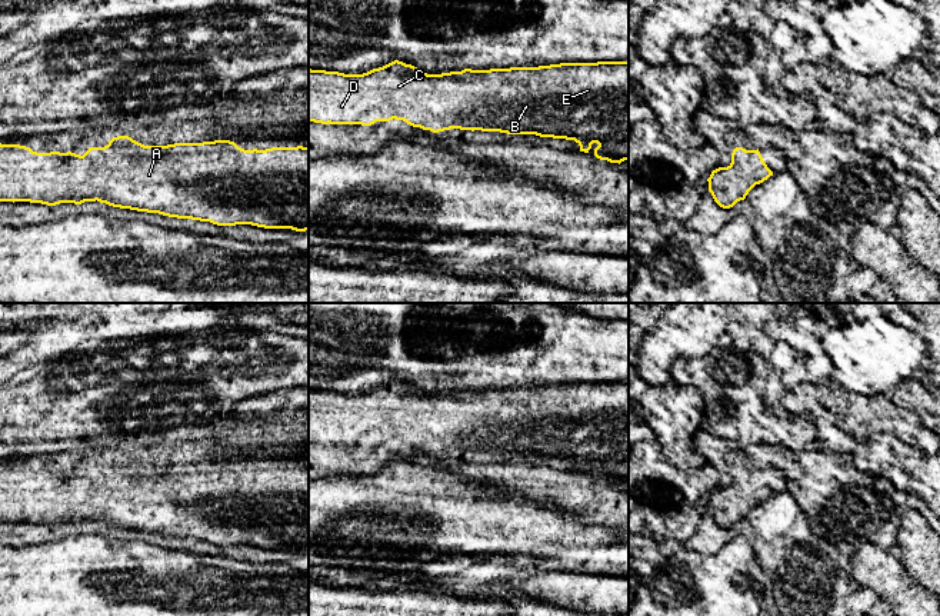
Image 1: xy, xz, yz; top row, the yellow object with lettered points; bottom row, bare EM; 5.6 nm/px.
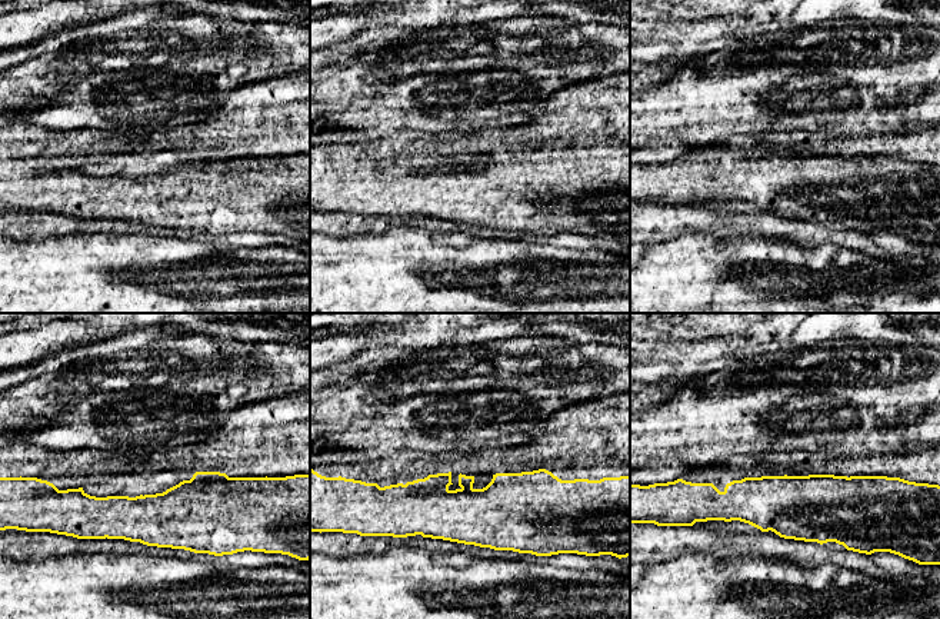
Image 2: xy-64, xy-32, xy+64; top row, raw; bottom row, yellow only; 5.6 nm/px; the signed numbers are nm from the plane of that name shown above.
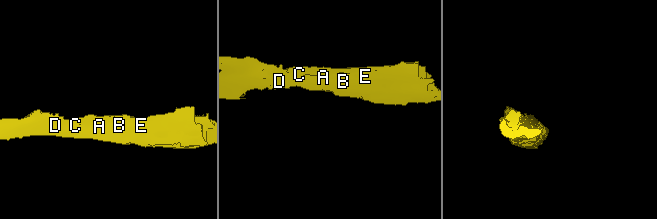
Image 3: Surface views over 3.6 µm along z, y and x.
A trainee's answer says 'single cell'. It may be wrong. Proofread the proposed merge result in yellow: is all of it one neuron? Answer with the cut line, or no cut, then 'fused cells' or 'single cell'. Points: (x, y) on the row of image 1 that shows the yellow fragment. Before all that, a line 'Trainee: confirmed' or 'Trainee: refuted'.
Trainee: confirmed
cut none; single cell

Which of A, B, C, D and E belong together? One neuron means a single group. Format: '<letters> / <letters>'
A B C D E

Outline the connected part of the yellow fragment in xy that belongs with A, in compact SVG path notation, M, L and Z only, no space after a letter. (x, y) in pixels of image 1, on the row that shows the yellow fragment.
M129 136L113 137L104 147L89 147L80 156L71 151L60 153L37 153L30 147L20 144L0 143L0 202L30 202L47 206L60 203L81 204L84 202L100 202L113 207L130 209L137 212L159 213L169 217L191 219L200 222L210 222L217 226L251 224L264 229L291 229L296 232L309 230L309 147L271 147L266 150L244 150L230 140L214 140L203 143L174 143L167 146L144 146Z

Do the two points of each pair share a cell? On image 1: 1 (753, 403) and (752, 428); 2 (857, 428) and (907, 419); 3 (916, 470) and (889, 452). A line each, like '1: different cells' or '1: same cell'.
1: same cell
2: same cell
3: same cell

